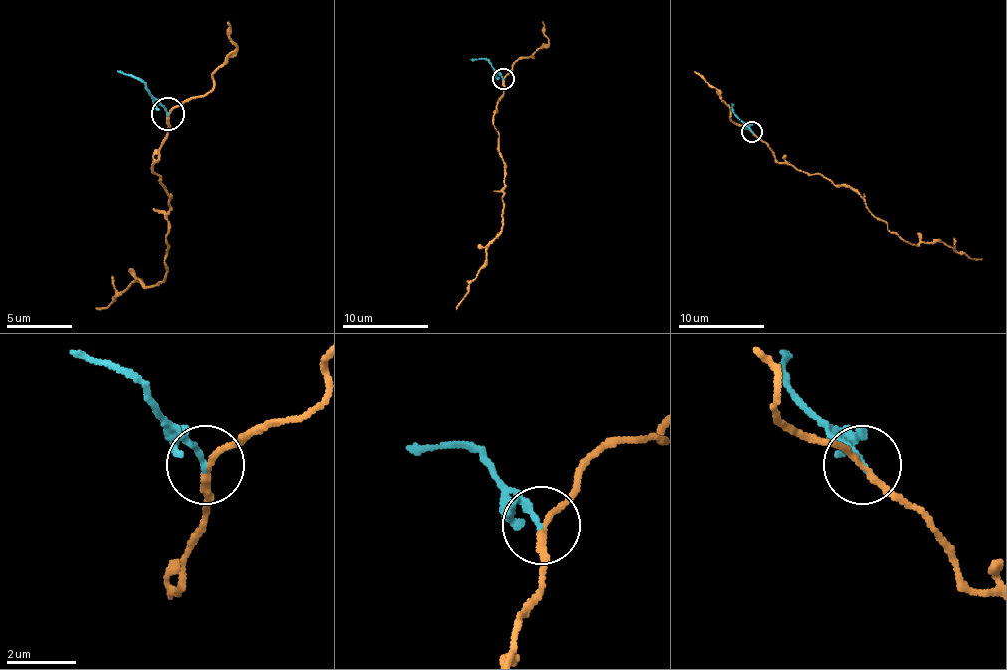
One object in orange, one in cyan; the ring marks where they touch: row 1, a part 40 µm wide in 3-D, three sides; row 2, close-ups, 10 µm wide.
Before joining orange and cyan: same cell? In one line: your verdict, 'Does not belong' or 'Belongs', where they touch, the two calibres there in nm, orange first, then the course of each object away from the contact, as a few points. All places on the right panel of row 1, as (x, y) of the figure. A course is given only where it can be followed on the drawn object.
Does not belong. Place: (751, 131). Thickness 160 nm (orange) against 180 nm. Course of orange: (751, 132), (779, 162), (853, 187), (903, 239), (918, 245), (941, 241), (982, 260). Course of cyan: (751, 132), (731, 110), (731, 104)

